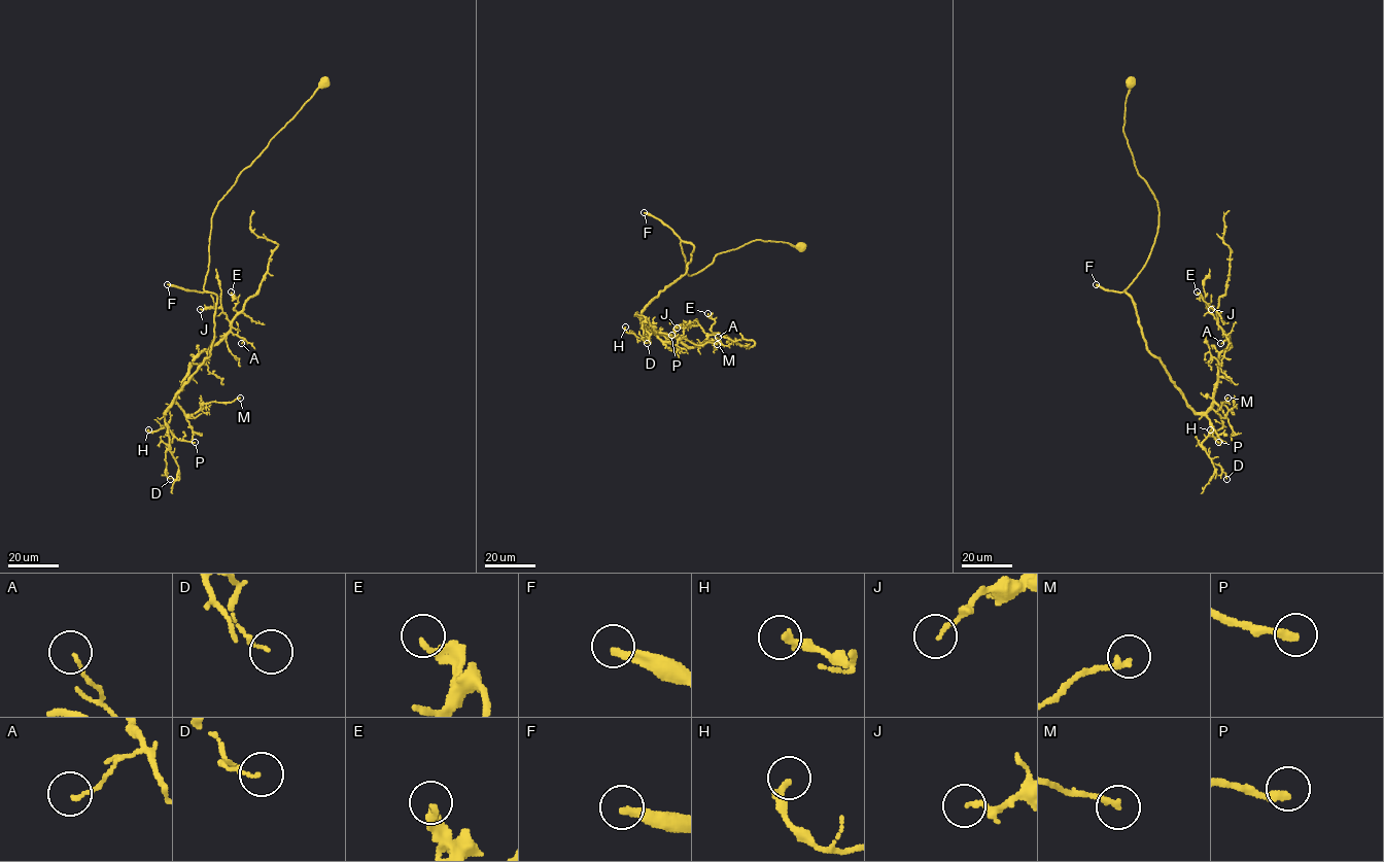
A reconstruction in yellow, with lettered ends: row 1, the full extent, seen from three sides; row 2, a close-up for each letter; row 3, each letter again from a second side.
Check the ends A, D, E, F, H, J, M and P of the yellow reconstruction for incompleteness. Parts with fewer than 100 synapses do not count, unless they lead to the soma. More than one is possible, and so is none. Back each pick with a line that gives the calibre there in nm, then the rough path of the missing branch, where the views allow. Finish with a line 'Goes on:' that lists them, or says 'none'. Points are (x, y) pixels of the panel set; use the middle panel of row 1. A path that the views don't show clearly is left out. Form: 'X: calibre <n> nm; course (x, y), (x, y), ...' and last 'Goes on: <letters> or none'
F: calibre 260 nm
Goes on: F

